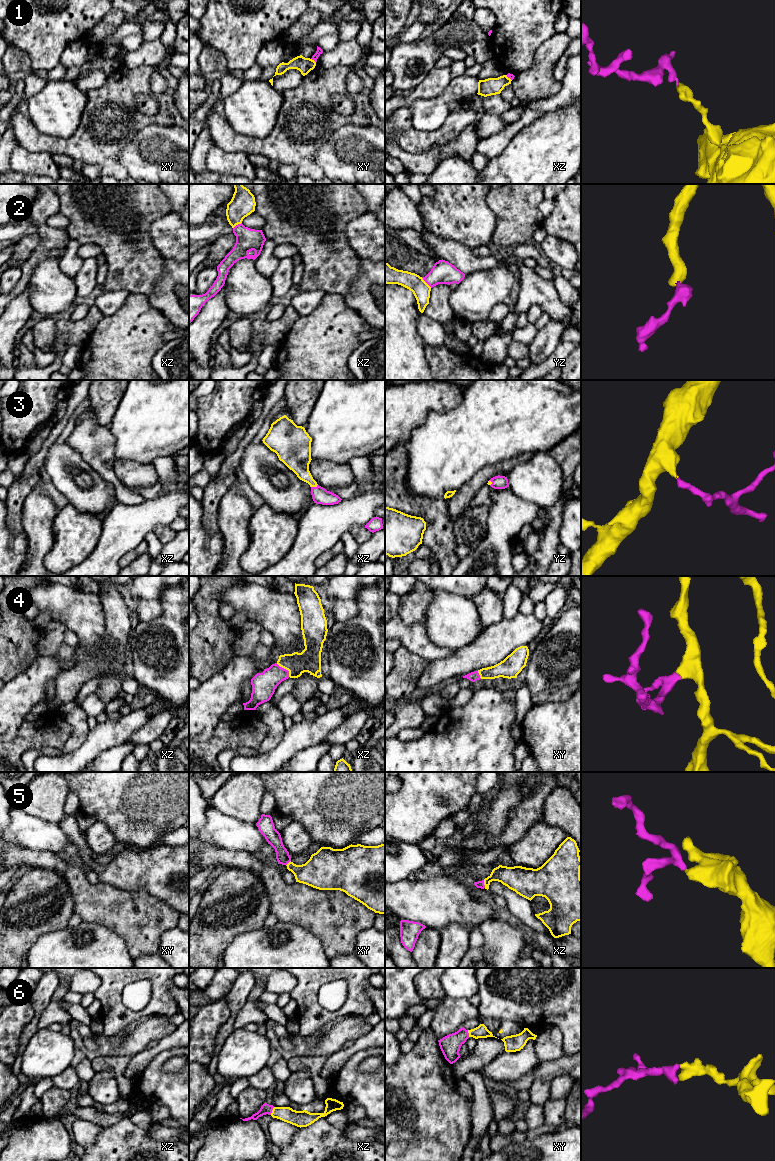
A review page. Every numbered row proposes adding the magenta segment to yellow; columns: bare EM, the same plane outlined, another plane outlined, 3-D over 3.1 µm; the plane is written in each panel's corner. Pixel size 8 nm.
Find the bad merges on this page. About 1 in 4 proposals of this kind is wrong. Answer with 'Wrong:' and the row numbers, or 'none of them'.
Wrong: 1

